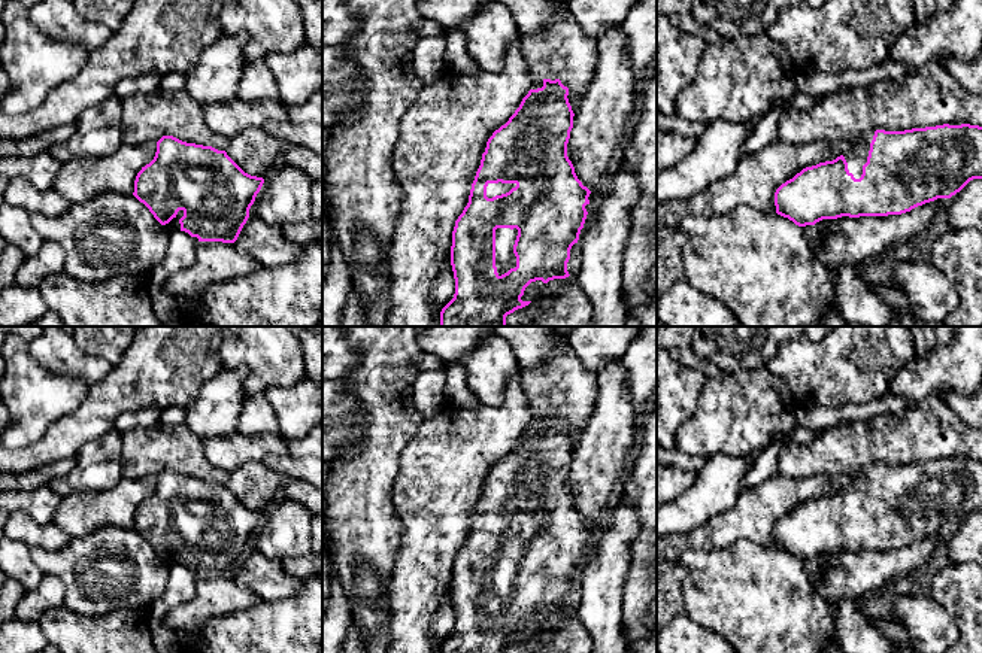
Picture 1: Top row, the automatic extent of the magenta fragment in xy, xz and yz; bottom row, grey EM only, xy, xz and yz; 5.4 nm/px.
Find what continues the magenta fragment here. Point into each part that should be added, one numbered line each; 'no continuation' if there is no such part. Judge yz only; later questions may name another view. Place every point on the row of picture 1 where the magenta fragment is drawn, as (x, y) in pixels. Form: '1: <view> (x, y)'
1: yz (860, 146)

